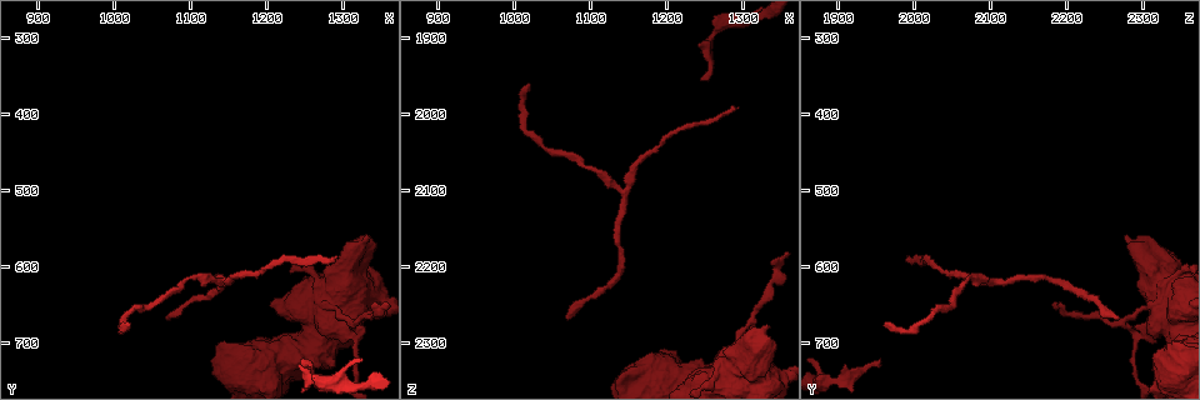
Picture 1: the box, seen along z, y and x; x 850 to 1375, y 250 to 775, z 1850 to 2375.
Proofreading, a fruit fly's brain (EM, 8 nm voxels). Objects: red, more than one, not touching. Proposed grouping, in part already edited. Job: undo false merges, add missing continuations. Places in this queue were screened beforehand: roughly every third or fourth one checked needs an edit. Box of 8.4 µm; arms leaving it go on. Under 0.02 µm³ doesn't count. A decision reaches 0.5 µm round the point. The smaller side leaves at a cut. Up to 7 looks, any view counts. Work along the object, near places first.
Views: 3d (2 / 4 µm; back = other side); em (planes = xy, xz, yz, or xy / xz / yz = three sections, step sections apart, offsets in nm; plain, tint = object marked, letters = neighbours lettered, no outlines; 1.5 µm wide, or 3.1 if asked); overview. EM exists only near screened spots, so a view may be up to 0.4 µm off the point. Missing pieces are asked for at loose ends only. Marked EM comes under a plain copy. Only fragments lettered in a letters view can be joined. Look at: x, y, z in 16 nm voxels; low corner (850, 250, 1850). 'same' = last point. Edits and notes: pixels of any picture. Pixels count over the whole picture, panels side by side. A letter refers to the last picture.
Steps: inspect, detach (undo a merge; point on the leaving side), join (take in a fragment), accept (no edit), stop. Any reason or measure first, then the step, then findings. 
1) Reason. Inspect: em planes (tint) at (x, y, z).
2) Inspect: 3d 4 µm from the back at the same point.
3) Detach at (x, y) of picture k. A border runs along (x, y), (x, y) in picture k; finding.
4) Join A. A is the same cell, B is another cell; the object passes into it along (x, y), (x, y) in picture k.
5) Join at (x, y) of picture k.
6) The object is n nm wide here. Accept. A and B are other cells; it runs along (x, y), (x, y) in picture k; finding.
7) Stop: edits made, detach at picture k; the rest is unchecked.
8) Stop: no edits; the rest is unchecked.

Inspect: 3d 2 µm at (1315, 680, 2290).

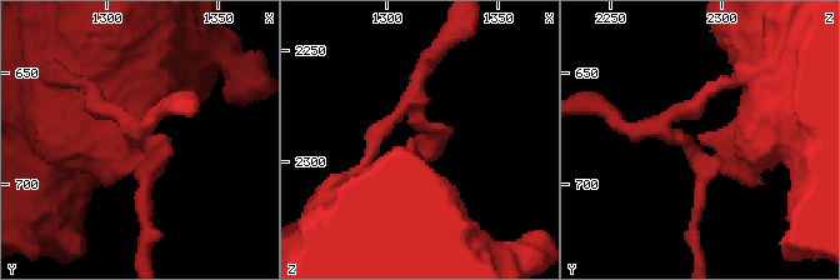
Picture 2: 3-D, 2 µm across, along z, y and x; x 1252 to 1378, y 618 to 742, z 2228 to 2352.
3 arms meet here. Inspect: em xz step 8 (tint) at (1313, 684, 2290).

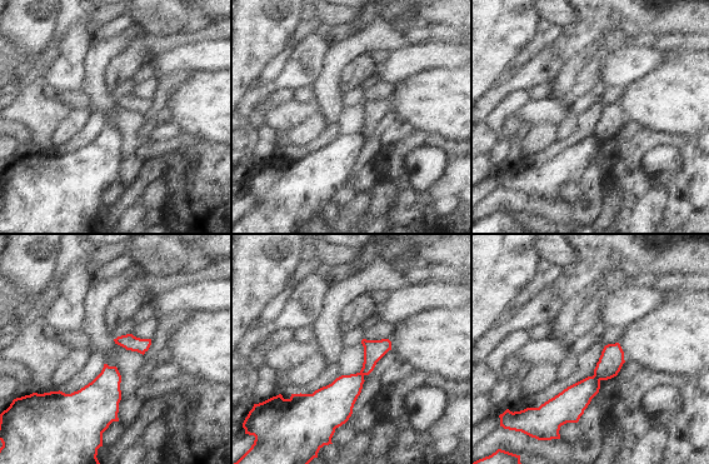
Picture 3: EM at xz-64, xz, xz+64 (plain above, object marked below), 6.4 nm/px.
What lies round it. Inspect: em xz step 8 (letters) at the same point.

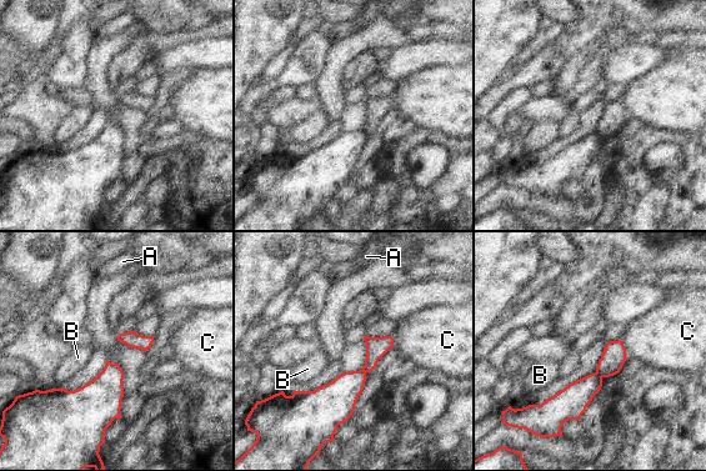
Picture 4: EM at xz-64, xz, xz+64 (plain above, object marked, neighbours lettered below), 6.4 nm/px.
Detach at (614, 356) of picture 4. A, B and C are other cells; a border runs along (595, 372), (602, 376) in picture 4; two neurons meet here.

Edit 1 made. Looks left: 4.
Thin end. Inspect: em planes (tint) at (1065, 665, 2265).

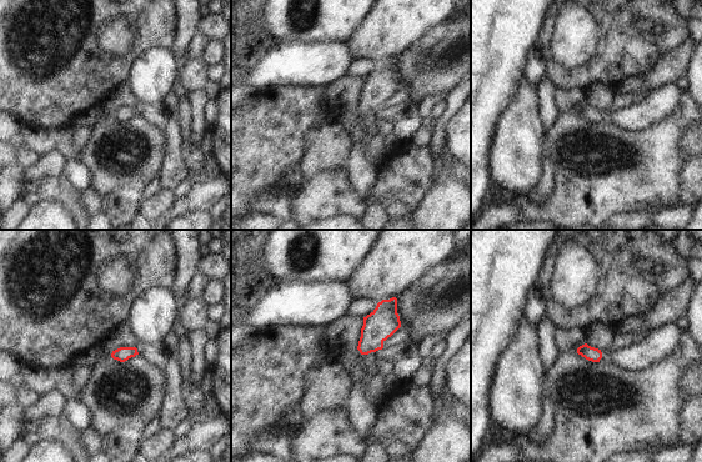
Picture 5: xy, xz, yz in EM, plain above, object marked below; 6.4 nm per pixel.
Inspect: em planes (letters) at the same point.

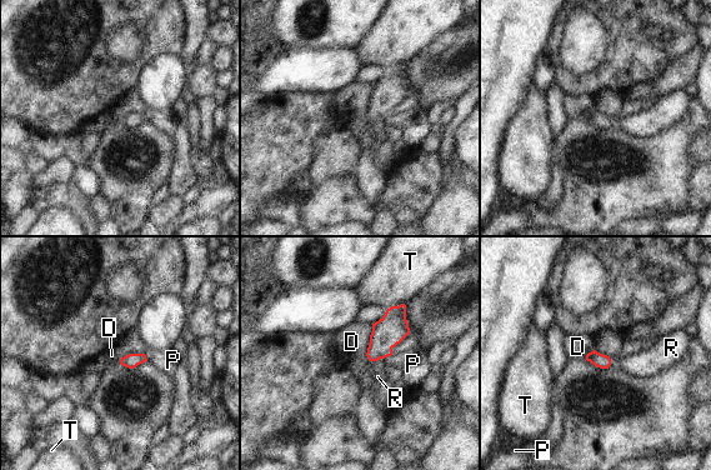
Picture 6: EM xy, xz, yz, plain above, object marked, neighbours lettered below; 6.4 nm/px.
The longest contact is with D, 200 nm. Join R. R is the same cell, D, P and T are other cells; the object passes into it along (600, 360), (610, 363), (646, 364) in picture 6; it goes on there.

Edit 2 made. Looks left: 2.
An open end. Inspect: 3d 4 µm at (1245, 720, 1960).

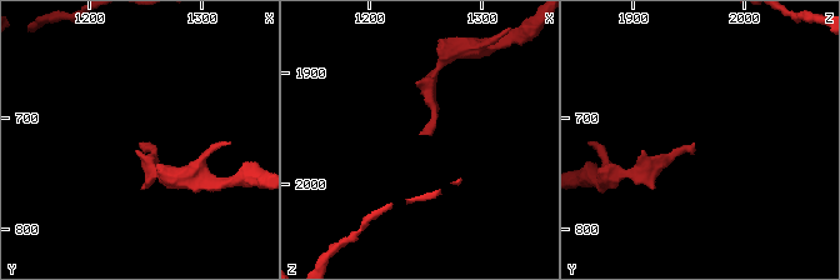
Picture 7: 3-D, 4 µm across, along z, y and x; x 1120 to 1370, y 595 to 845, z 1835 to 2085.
Inspect: em planes (letters) at (1246, 720, 1958).

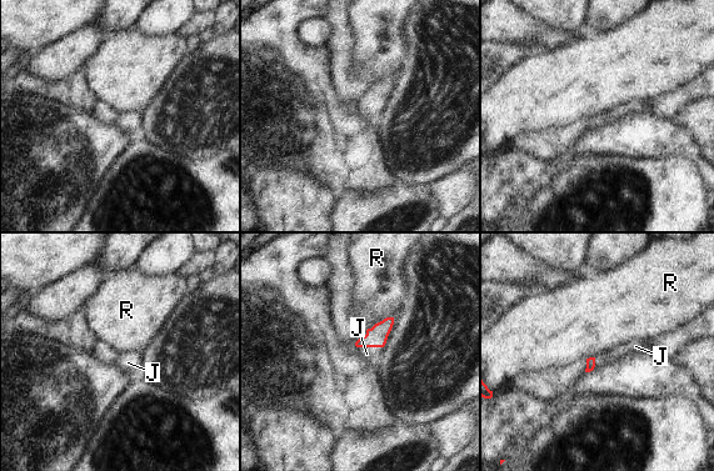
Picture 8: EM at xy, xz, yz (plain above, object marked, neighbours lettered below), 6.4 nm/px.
The longest contact is with R, 180 nm. Join J. J is the same cell, R is another cell; the object passes into it along (377, 336), (369, 346), (367, 354) in picture 8; the neuron continues.

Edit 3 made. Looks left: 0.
Stop: edits made, detach at picture 4, join at picture 6, join at picture 8; the rest is unchecked.

